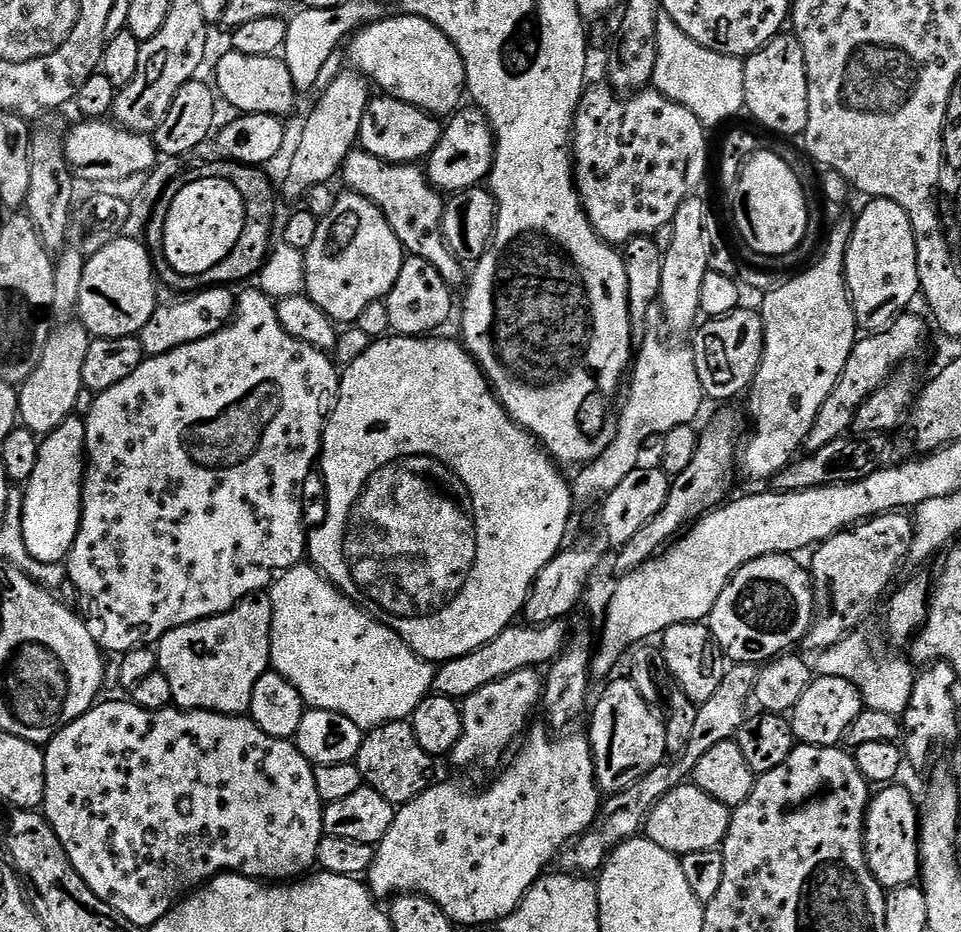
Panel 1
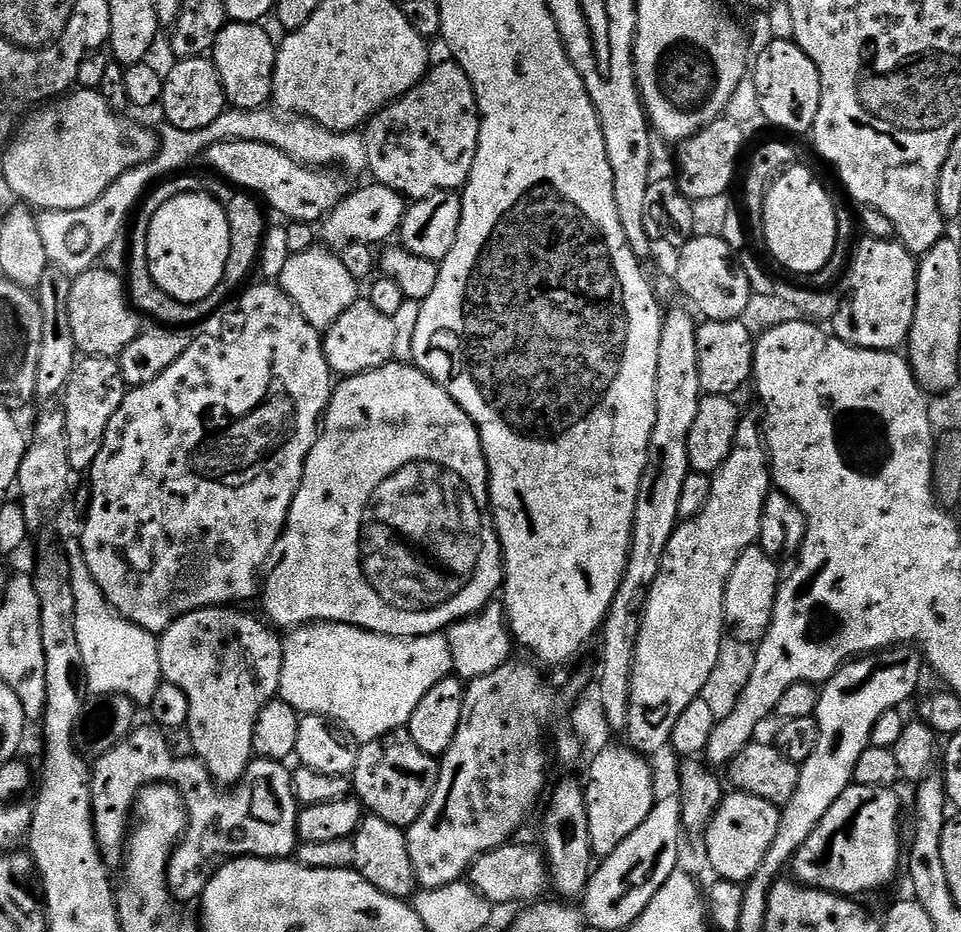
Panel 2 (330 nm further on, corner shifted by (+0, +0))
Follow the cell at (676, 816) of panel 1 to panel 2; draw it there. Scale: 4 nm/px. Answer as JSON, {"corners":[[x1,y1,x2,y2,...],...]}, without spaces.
{"corners":[[739,790,729,791,721,800,702,837,708,864,717,872,715,875,736,884,744,884,751,879,761,865,762,858,766,858,766,850,770,850,774,843,779,821,780,808,766,802,766,798,758,798,754,794]]}

